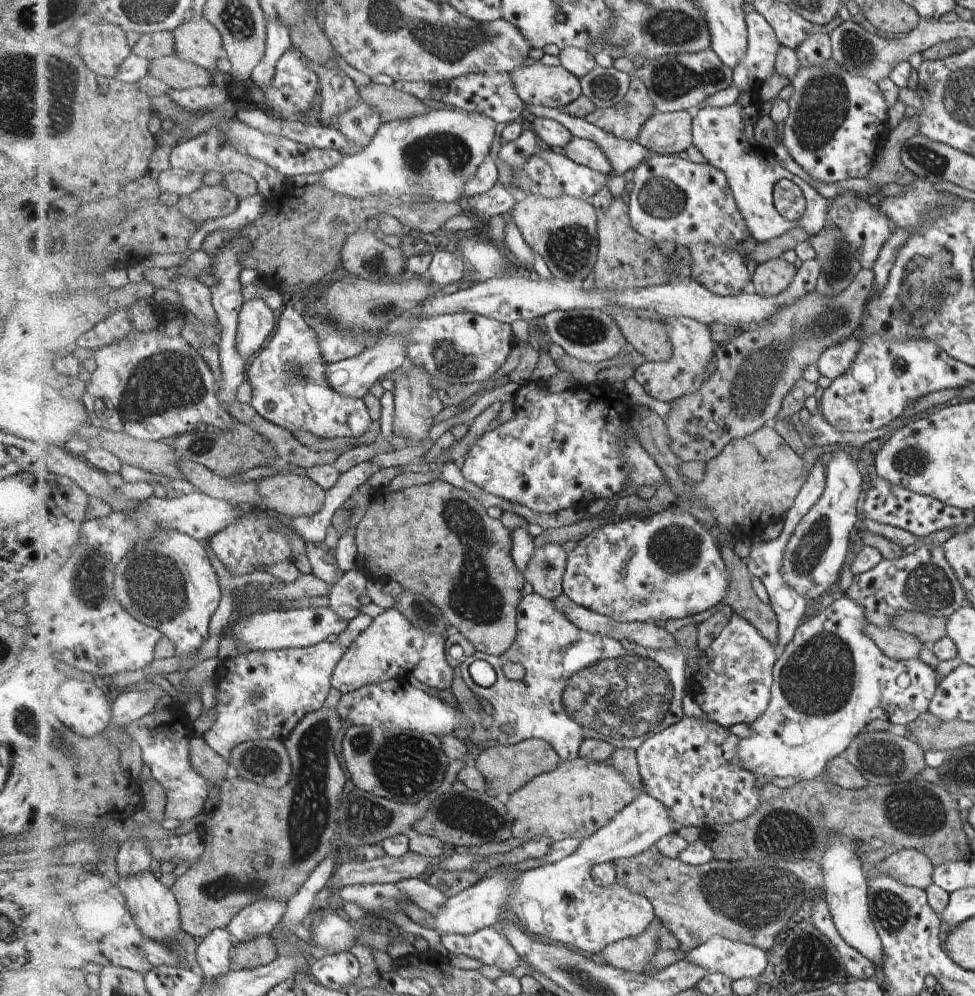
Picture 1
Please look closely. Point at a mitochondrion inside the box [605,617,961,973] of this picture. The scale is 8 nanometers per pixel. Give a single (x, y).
(750, 896)

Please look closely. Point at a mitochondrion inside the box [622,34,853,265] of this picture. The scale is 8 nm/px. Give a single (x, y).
(822, 106)

